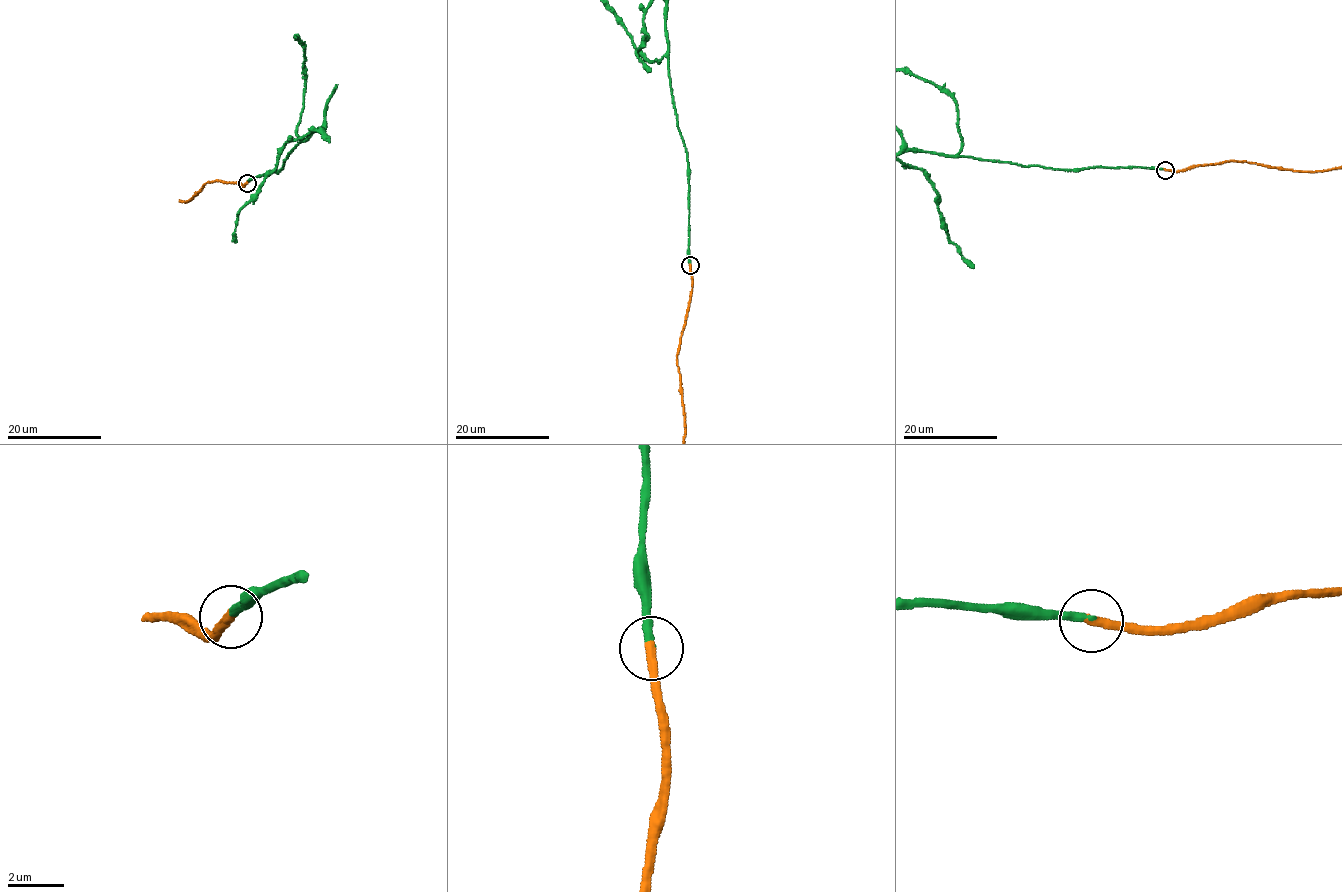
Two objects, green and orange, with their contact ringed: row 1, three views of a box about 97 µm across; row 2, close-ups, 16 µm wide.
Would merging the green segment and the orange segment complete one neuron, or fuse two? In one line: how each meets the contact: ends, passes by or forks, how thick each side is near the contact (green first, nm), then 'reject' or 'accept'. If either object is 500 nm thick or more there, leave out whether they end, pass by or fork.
green ends; orange ends; calibres 240 and 320 nm; accept

